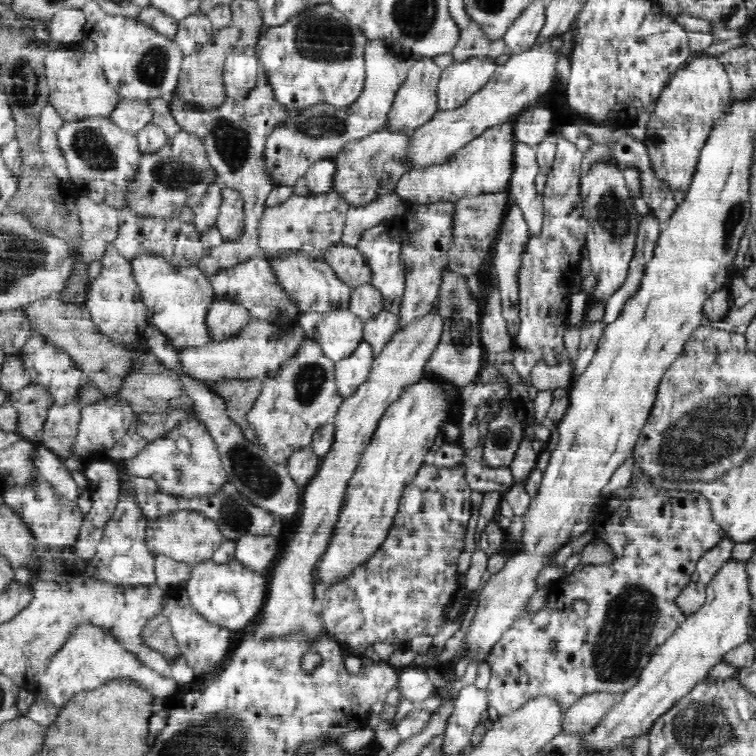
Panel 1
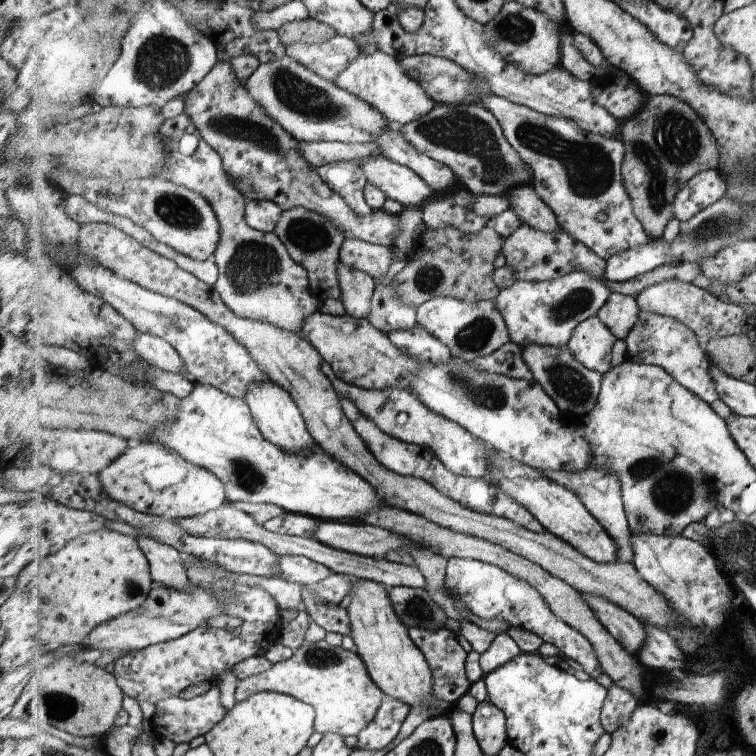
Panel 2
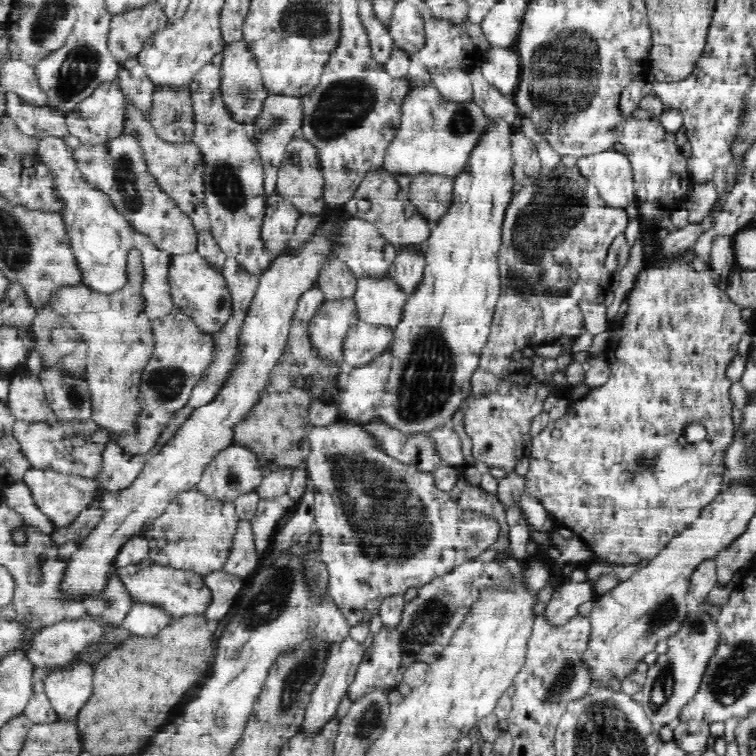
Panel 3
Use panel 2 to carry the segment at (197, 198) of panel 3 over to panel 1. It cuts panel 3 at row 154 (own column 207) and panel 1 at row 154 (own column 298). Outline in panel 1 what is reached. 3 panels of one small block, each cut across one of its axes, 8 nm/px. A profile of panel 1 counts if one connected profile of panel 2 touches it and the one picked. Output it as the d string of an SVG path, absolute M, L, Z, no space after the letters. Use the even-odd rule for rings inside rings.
M368 40L365 46L365 83L361 95L347 107L328 103L288 112L288 116L267 134L263 152L265 169L272 185L294 187L311 166L333 157L352 139L384 130L385 122L398 87L404 82L414 60L397 56L378 41Z

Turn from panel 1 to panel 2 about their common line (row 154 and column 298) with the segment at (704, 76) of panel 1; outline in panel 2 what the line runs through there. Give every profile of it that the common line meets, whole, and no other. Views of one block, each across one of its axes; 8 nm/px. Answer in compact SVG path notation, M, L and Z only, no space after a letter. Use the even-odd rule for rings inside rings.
M325 640L312 643L305 641L304 645L287 660L273 664L273 666L258 675L247 677L237 681L235 700L237 702L247 700L252 694L258 692L278 692L297 697L299 700L312 704L316 708L316 730L326 735L327 733L339 733L343 736L357 736L369 723L376 718L377 711L388 699L384 690L373 680L368 666L356 652L350 652L343 646L332 646Z

